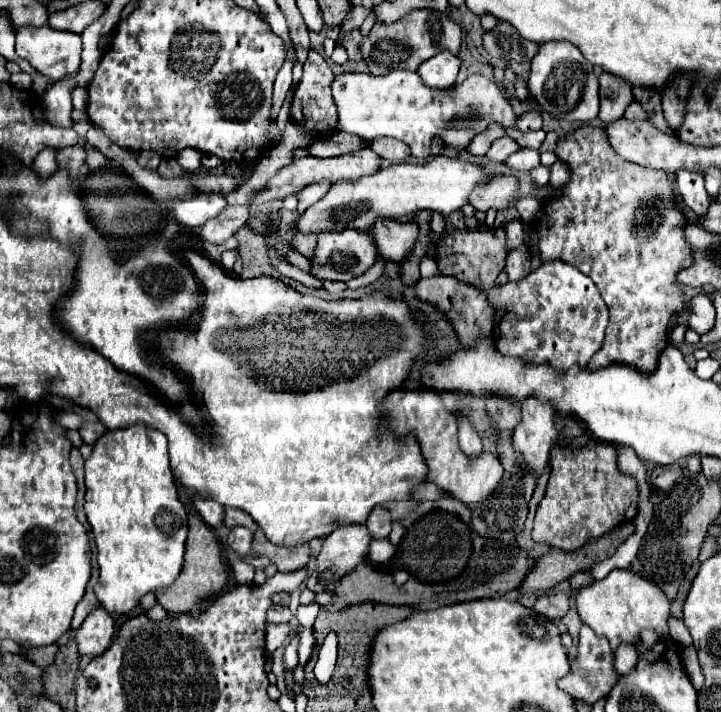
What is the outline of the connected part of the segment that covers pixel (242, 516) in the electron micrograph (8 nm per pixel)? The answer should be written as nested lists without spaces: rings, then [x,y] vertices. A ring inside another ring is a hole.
[[[230,507],[226,509],[226,521],[224,521],[224,525],[230,527],[230,529],[236,527],[236,525],[238,525],[238,527],[244,525],[246,529],[250,529],[250,531],[254,531],[254,533],[258,531],[258,525],[256,525],[244,511],[240,511],[240,509],[230,509]]]

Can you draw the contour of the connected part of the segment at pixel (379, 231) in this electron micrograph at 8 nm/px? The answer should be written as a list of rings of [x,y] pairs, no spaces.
[[[378,219],[372,227],[372,237],[376,239],[378,253],[390,261],[404,261],[414,253],[418,239],[416,221],[390,221]]]

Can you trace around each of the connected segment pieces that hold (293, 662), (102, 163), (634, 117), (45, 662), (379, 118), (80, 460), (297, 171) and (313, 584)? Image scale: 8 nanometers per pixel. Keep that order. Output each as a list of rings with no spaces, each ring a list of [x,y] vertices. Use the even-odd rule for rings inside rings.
[[[292,635],[292,641],[284,651],[284,667],[286,669],[296,669],[296,665],[298,665],[298,645],[300,645],[300,637]]]
[[[90,151],[86,165],[88,165],[92,171],[100,171],[100,169],[106,169],[106,167],[108,167],[108,159],[106,159],[102,153],[98,153],[98,151]]]
[[[632,101],[630,107],[626,107],[626,111],[624,111],[624,119],[628,119],[628,121],[642,121],[642,119],[646,119],[646,113],[640,107],[640,103]]]
[[[46,645],[46,647],[38,647],[38,649],[26,649],[22,651],[22,655],[26,655],[28,659],[32,659],[36,665],[40,667],[48,667],[54,663],[54,657],[58,653],[58,645]]]
[[[390,71],[390,75],[370,75],[370,73],[338,73],[332,81],[332,93],[334,93],[334,103],[338,105],[338,131],[342,133],[352,133],[362,139],[378,139],[378,137],[394,137],[410,145],[412,155],[420,161],[428,159],[430,155],[430,141],[434,135],[442,137],[446,145],[452,147],[466,147],[474,135],[484,131],[490,121],[498,121],[508,129],[508,135],[514,137],[522,147],[528,149],[538,149],[546,137],[546,133],[540,129],[536,133],[520,133],[514,129],[514,111],[504,97],[504,93],[498,89],[494,81],[488,81],[482,75],[470,75],[462,85],[454,89],[430,89],[422,83],[420,75],[414,71]]]
[[[72,447],[70,451],[70,465],[74,469],[74,475],[78,477],[78,499],[76,499],[76,515],[78,515],[78,521],[88,529],[88,521],[84,517],[84,457],[80,455],[78,447]]]
[[[364,147],[364,149],[358,149],[358,151],[352,151],[352,153],[344,153],[344,155],[336,155],[336,157],[328,157],[328,159],[318,159],[318,157],[302,157],[302,159],[296,159],[292,165],[288,167],[282,167],[274,179],[266,185],[266,189],[254,199],[252,205],[260,205],[268,199],[284,199],[286,195],[294,193],[294,191],[300,191],[304,189],[306,185],[310,183],[316,183],[320,179],[326,179],[330,183],[334,181],[356,181],[360,177],[366,177],[366,175],[374,175],[378,169],[380,169],[380,163],[382,159],[370,149],[370,147]]]
[[[340,525],[336,527],[336,531],[332,531],[324,543],[322,543],[322,551],[320,555],[316,557],[316,569],[308,575],[306,579],[306,587],[316,591],[316,593],[322,593],[322,591],[334,591],[336,585],[340,583],[340,579],[354,571],[360,563],[364,563],[368,559],[368,547],[370,547],[370,541],[372,541],[372,535],[368,531],[366,525]]]

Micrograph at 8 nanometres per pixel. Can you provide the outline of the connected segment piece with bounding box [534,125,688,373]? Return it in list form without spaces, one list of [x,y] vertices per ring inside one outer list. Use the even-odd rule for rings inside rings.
[[[582,125],[568,137],[560,139],[554,153],[558,159],[568,163],[572,181],[566,189],[556,191],[544,205],[544,213],[534,227],[538,229],[538,249],[542,261],[564,259],[572,263],[596,283],[610,309],[606,339],[600,351],[590,359],[588,369],[596,371],[600,367],[608,367],[610,363],[626,363],[640,373],[652,373],[660,353],[668,345],[670,317],[684,311],[684,299],[680,287],[674,283],[674,275],[680,267],[688,267],[688,243],[682,237],[682,225],[686,219],[672,203],[676,191],[666,181],[674,179],[674,173],[652,171],[624,161],[606,141],[604,129],[594,125]]]

